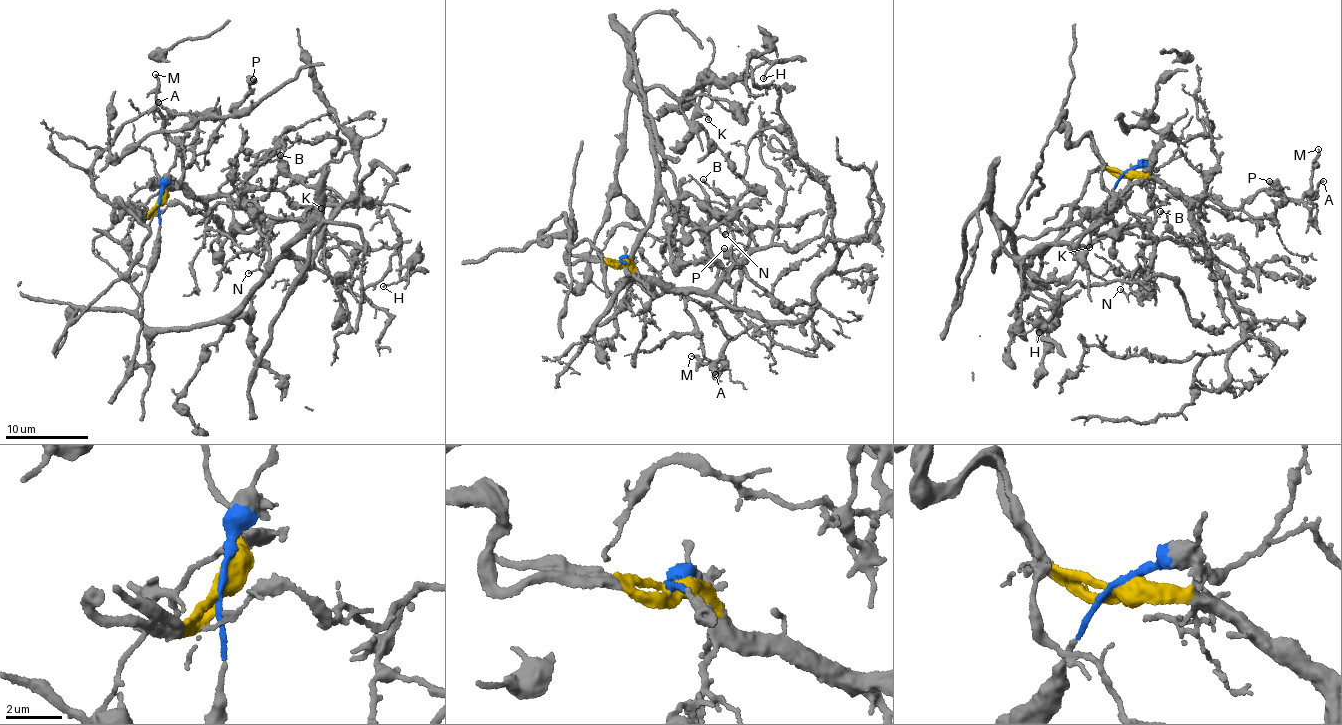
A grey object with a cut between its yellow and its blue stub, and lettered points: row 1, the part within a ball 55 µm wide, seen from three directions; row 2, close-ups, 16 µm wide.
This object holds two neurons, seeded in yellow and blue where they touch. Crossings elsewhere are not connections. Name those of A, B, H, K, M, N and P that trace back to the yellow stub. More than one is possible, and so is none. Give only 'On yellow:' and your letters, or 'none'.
On yellow: A, B, H, M, N, P

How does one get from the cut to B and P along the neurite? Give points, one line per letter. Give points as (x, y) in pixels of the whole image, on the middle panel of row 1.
B: (619, 262), (648, 279), (699, 291), (717, 287), (744, 266), (755, 250), (751, 236), (703, 178)
P: (619, 262), (711, 308), (733, 306), (739, 267), (723, 247)

